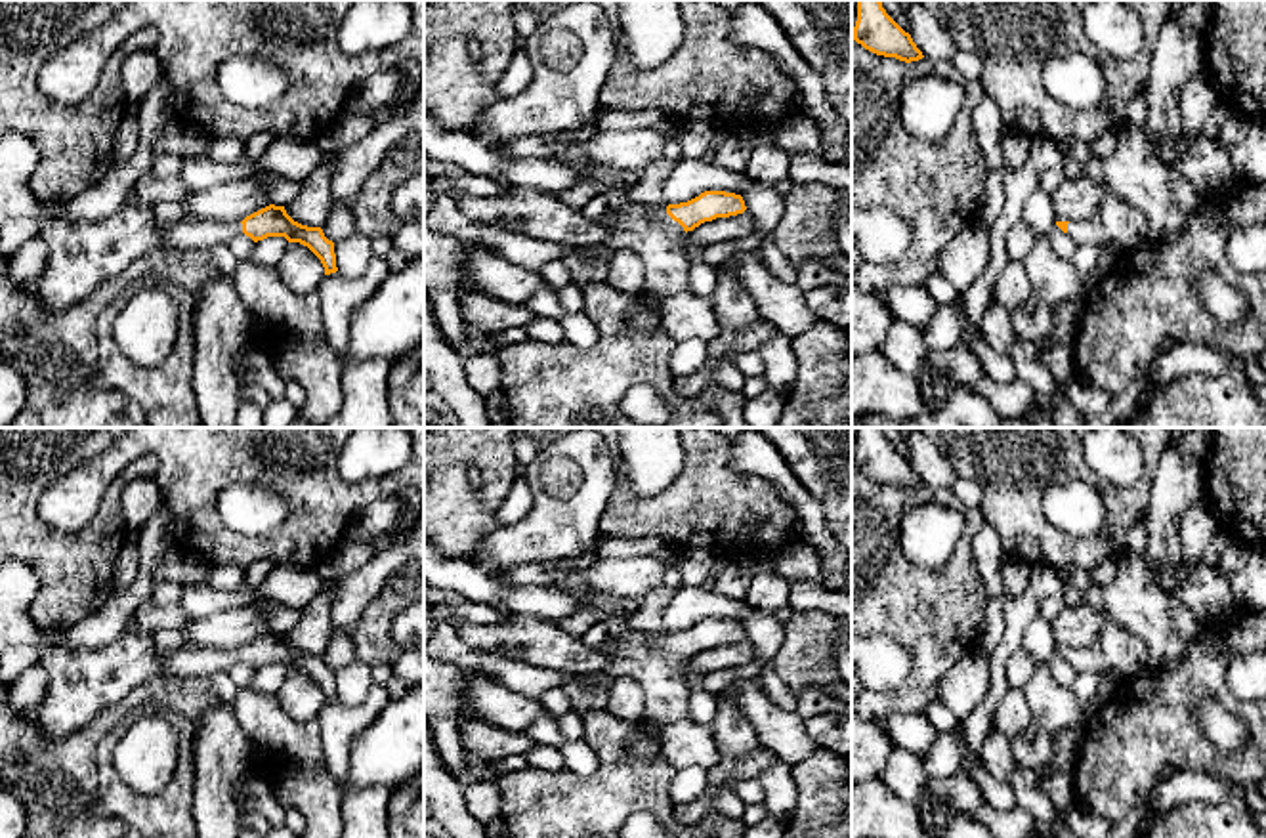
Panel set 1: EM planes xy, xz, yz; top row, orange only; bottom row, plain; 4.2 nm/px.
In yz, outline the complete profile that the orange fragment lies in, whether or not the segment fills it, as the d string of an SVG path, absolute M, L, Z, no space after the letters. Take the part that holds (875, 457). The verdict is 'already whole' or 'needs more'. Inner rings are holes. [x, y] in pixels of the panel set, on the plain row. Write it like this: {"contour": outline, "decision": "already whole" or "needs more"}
{"contour": "M857 428L852 468L876 483L896 485L905 491L924 485L911 462L886 441L880 428Z", "decision": "already whole"}

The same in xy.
{"contour": "M132 628L97 649L44 641L38 651L48 674L48 693L34 710L32 723L46 739L65 739L147 681L204 680L216 672L229 672L239 662L254 670L285 664L307 674L321 687L325 702L338 699L334 670L323 657L294 649L285 634L275 632L235 651L183 645L168 657L158 655L153 632Z", "decision": "needs more"}

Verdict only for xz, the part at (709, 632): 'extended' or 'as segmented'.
extended

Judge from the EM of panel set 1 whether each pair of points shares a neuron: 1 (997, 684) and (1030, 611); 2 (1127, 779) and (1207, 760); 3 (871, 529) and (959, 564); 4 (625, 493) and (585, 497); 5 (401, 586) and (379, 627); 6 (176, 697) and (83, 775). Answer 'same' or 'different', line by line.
1: same
2: same
3: same
4: different
5: same
6: same

